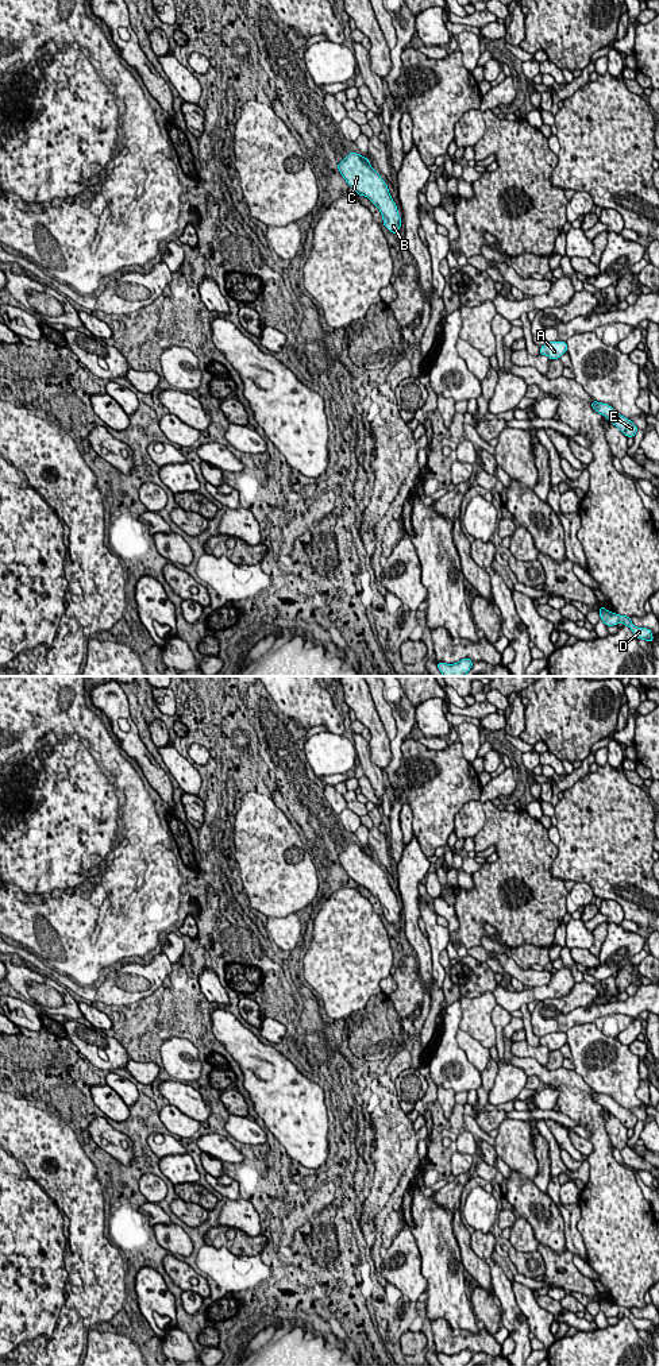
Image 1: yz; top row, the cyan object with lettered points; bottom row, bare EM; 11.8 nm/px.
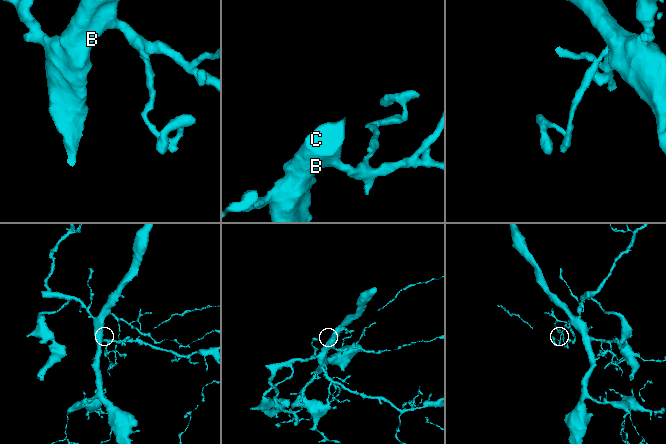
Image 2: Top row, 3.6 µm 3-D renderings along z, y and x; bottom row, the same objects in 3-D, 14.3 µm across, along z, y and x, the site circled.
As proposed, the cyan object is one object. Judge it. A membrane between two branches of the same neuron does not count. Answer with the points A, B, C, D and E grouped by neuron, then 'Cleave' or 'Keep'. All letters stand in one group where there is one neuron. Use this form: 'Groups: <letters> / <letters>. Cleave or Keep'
Groups: A B C D E. Keep

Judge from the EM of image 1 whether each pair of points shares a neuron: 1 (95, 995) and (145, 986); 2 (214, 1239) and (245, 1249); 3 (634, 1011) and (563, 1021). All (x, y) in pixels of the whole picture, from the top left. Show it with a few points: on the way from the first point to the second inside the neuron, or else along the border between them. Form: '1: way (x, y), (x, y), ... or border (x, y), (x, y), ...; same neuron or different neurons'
1: way (107, 992), (133, 986); same neuron
2: way (222, 1241), (236, 1246); same neuron
3: way (616, 1008), (581, 1015); same neuron

